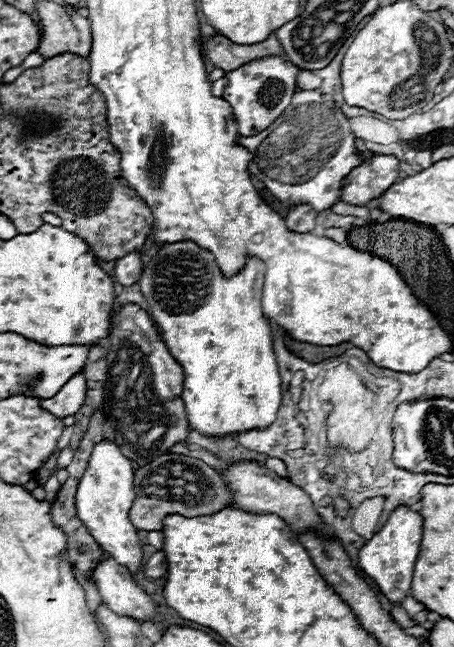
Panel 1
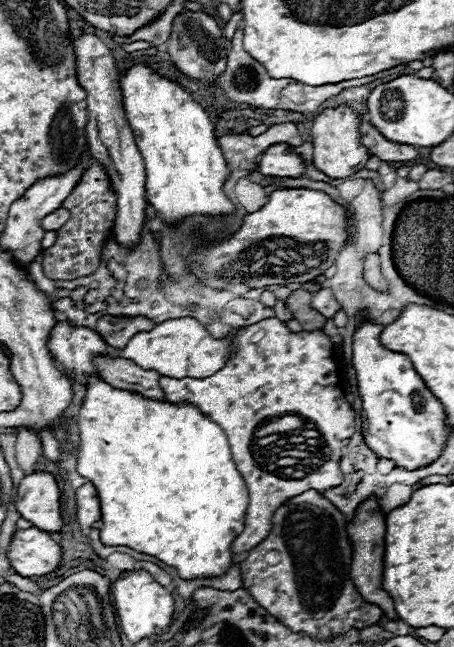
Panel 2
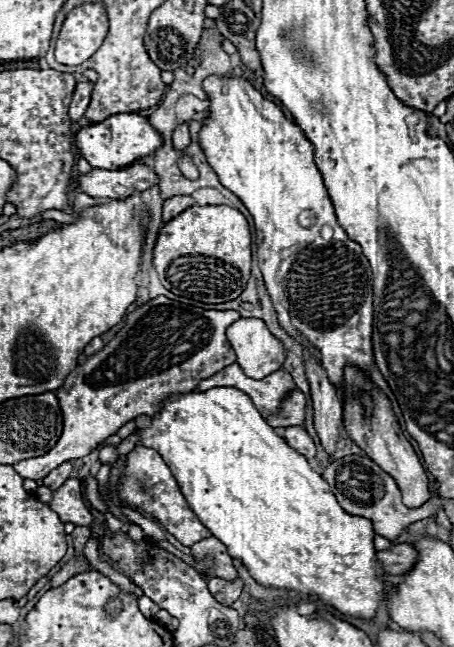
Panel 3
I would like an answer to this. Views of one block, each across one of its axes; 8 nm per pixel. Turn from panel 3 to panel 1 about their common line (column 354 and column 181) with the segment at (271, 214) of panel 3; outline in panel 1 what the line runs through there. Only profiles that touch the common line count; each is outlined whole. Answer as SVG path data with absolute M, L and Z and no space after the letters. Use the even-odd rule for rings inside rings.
M192 242L164 246L144 266L140 290L154 322L162 328L164 344L186 374L182 400L190 430L212 438L226 438L254 428L268 428L276 420L282 404L282 388L272 348L272 328L262 312L262 286L264 264L258 258L250 258L240 274L224 278L212 254Z

